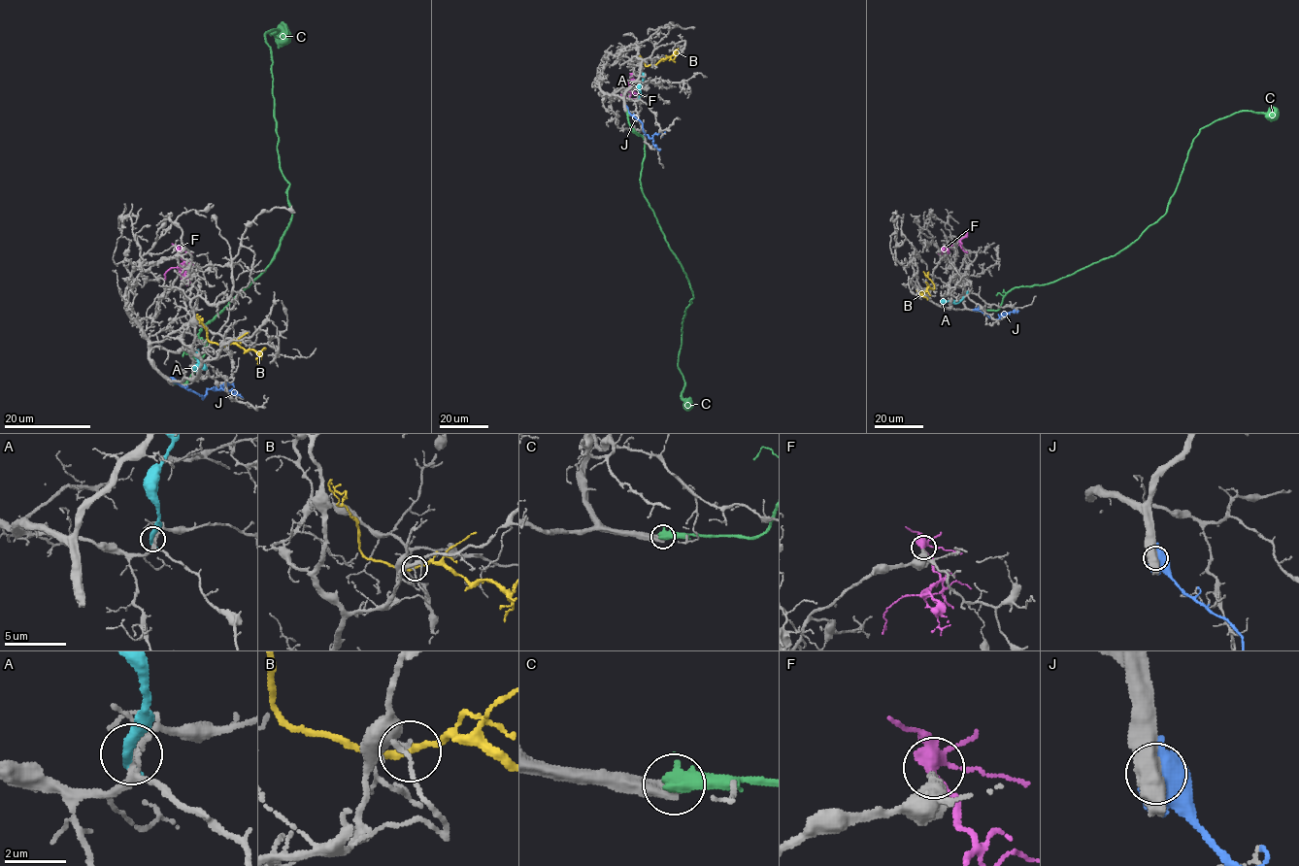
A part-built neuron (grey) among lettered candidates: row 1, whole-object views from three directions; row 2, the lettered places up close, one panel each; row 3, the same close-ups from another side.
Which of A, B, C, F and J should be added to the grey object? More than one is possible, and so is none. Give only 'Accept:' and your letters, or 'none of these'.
Accept: C

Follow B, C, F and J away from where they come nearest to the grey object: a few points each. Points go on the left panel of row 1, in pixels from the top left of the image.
B: (226, 345), (235, 343), (247, 350), (254, 350), (260, 358), (257, 364)
C: (173, 383), (186, 383), (206, 351), (201, 328), (270, 264), (290, 220), (265, 35), (285, 34)
F: (179, 250), (183, 261), (178, 267), (187, 278), (187, 284), (183, 278)
J: (172, 383), (195, 391), (202, 399), (210, 389), (229, 390), (235, 394), (237, 391), (236, 394)

